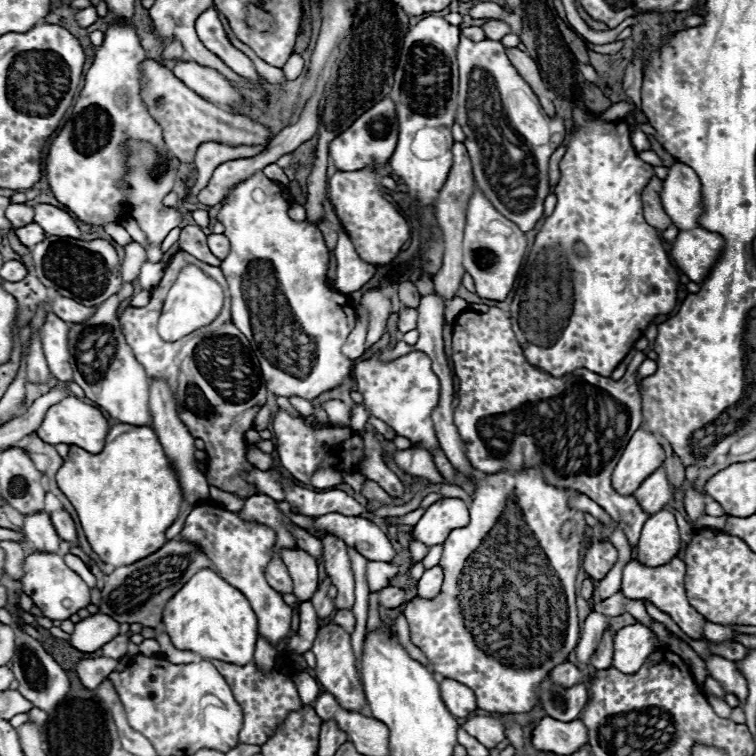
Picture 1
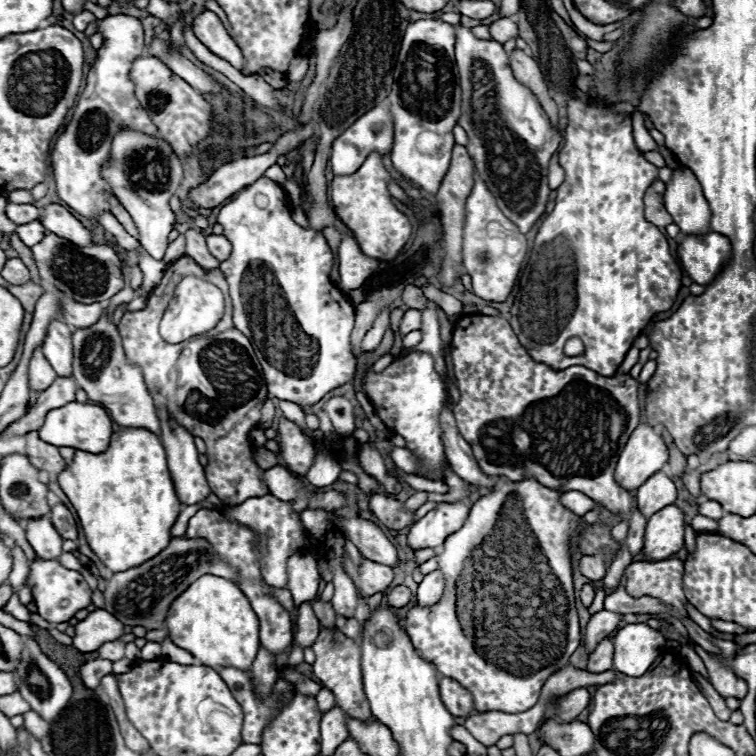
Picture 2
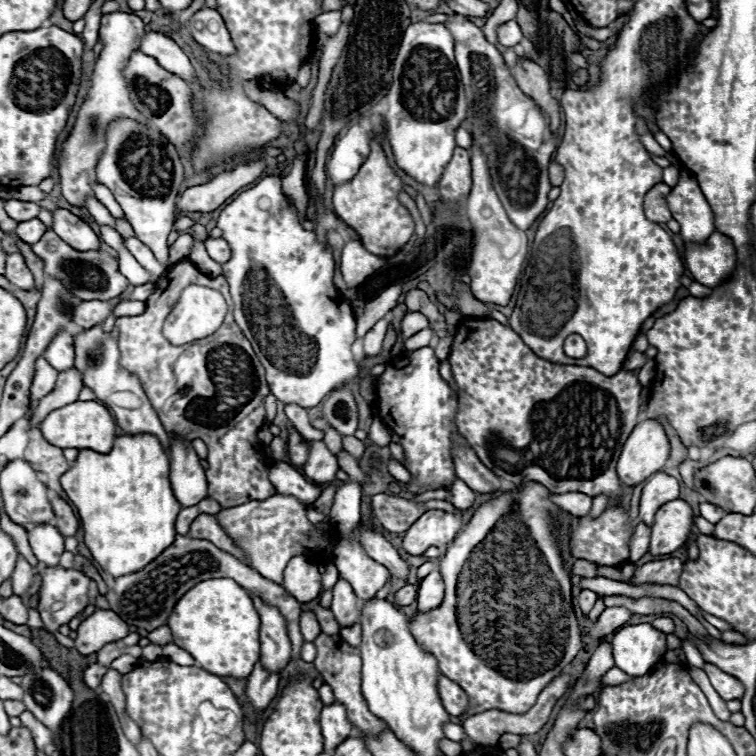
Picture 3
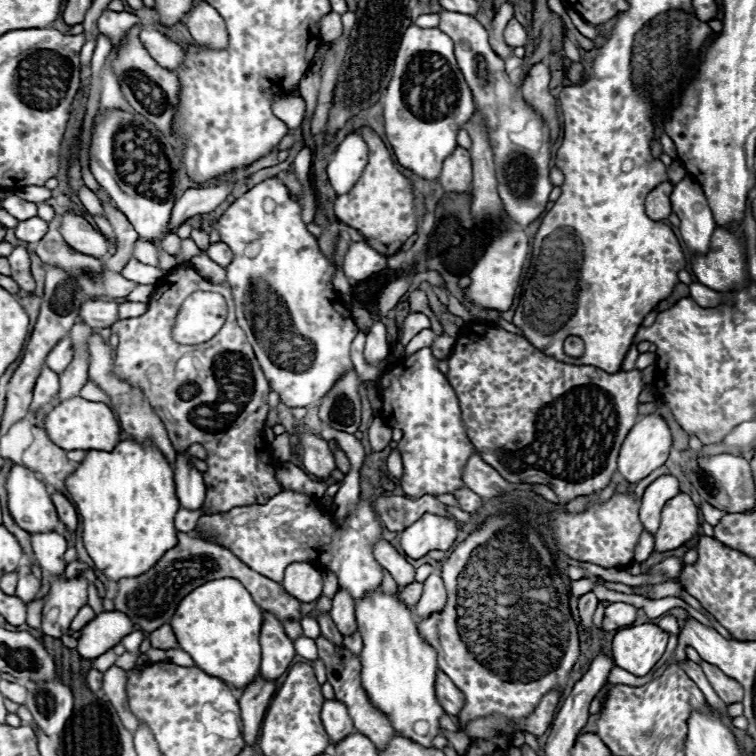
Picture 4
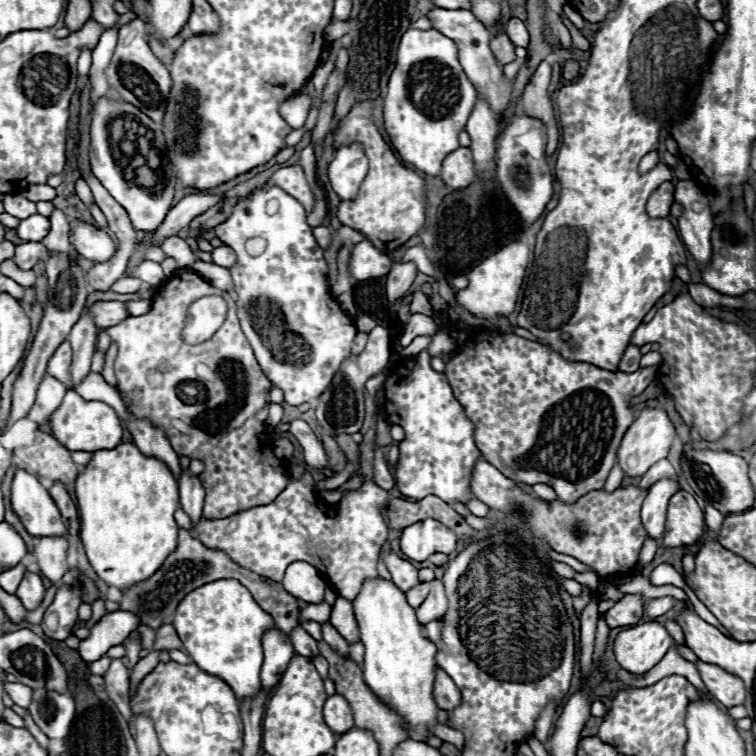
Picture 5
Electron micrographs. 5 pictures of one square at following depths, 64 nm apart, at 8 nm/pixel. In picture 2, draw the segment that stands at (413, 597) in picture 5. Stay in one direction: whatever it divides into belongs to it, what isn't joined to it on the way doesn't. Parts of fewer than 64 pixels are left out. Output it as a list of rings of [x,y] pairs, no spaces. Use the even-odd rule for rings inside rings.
[[[396,586],[394,590],[390,590],[390,592],[386,594],[386,604],[394,606],[394,608],[402,608],[402,606],[406,606],[406,604],[410,602],[410,598],[412,598],[410,588],[406,588],[406,586]]]

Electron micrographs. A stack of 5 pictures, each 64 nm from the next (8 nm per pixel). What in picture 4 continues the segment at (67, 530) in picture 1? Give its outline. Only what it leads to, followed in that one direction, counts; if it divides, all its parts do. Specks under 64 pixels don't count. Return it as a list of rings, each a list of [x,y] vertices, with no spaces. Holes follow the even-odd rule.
[[[54,492],[52,494],[52,502],[54,502],[56,510],[58,510],[60,520],[66,524],[66,528],[70,532],[74,532],[76,526],[78,526],[78,516],[76,516],[76,508],[72,506],[72,502],[62,492]]]

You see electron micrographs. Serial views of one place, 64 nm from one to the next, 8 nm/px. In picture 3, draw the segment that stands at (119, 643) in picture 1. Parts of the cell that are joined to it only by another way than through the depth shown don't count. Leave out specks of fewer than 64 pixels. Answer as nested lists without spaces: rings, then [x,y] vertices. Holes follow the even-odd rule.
[[[106,644],[100,652],[98,652],[98,664],[100,666],[110,666],[122,652],[118,650],[116,644]]]

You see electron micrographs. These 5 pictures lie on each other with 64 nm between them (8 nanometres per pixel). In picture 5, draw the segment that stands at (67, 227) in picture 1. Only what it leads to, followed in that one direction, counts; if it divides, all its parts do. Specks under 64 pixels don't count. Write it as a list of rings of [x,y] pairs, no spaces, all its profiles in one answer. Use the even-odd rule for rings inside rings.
[[[82,220],[70,222],[70,242],[82,258],[92,262],[108,262],[116,254],[116,244],[108,232],[84,224]]]

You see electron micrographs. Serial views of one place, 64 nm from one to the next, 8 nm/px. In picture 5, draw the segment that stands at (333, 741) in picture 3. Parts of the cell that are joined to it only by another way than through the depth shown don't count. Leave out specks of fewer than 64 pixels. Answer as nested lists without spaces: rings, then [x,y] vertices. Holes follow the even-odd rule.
[[[340,694],[330,696],[324,704],[324,720],[332,728],[332,732],[336,732],[336,734],[348,732],[348,728],[354,726],[354,718],[352,718],[348,700]]]

